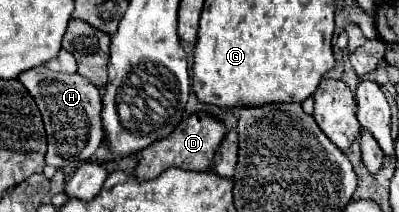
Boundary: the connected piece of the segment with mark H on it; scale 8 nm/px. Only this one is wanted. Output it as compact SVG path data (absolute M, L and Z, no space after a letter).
M44 65L20 73L18 81L32 93L42 113L42 121L48 137L46 163L60 169L90 159L104 139L104 129L100 123L100 113L102 113L100 91L78 73L72 75L56 73Z

